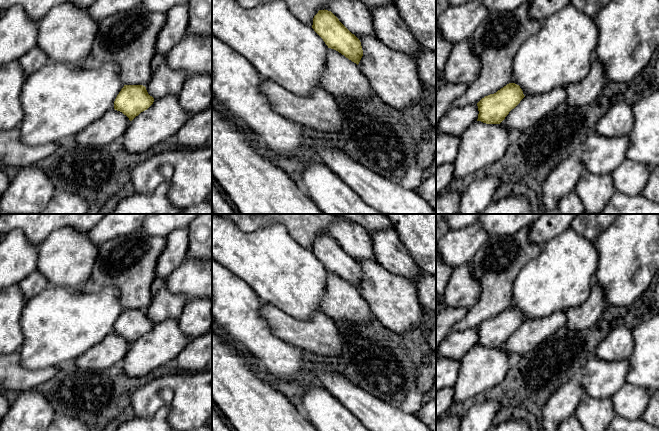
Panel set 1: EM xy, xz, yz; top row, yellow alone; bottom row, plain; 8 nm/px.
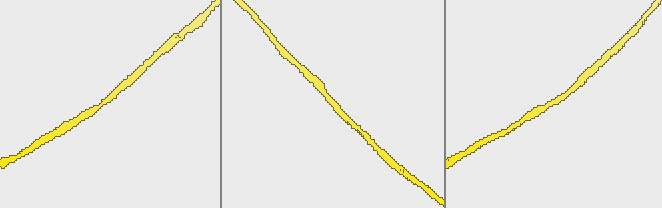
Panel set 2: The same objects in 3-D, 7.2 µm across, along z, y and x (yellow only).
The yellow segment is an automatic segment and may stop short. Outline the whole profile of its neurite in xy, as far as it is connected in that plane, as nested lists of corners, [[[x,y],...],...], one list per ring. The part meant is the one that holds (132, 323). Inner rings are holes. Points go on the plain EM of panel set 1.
[[[124,309],[114,325],[114,333],[126,339],[132,345],[154,326],[143,309]]]

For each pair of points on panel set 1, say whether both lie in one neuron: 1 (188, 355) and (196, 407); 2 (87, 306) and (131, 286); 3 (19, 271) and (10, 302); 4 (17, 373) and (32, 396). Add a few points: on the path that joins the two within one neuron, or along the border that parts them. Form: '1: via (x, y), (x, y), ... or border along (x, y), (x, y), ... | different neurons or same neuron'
1: border along (178, 370), (201, 371) | different neurons
2: border along (94, 292), (115, 286), (124, 308) | different neurons
3: border along (17, 283), (10, 287) | different neurons
4: border along (35, 388), (23, 390), (19, 393) | different neurons

